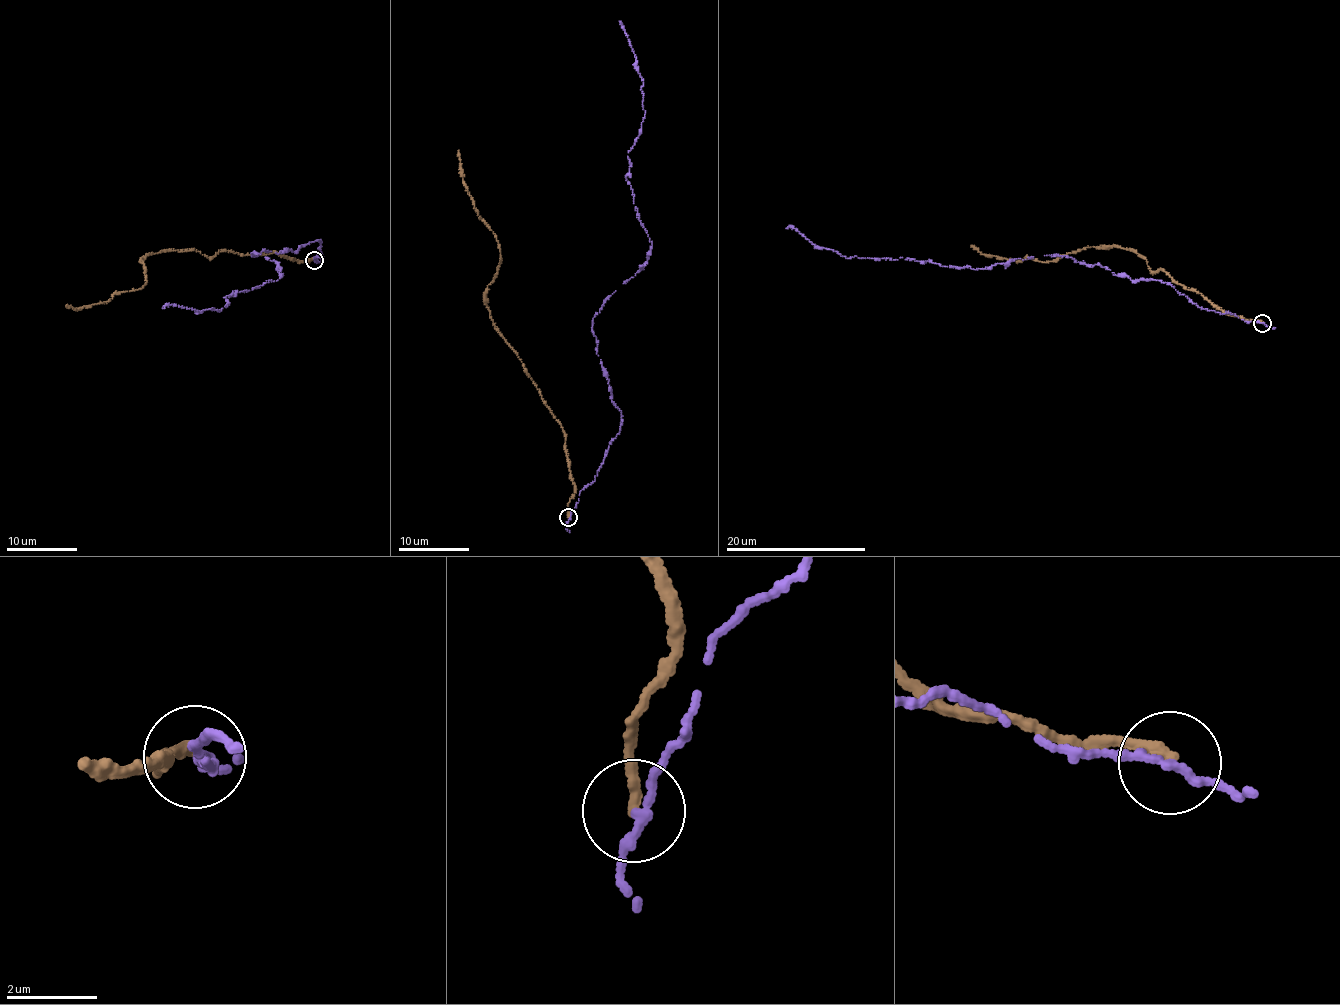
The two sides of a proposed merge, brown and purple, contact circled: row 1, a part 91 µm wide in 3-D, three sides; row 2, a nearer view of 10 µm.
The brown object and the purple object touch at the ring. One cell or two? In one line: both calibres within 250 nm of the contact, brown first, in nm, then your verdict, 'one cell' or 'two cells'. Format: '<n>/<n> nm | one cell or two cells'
280/200 nm | two cells

